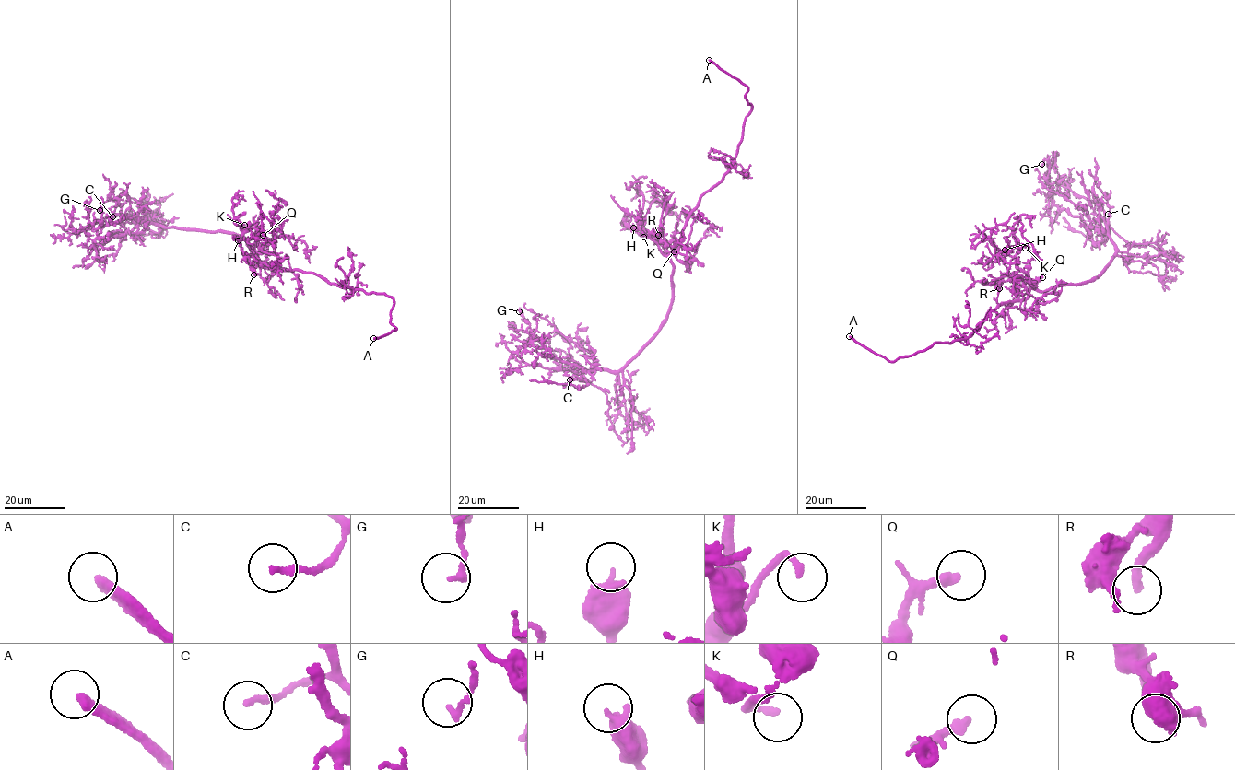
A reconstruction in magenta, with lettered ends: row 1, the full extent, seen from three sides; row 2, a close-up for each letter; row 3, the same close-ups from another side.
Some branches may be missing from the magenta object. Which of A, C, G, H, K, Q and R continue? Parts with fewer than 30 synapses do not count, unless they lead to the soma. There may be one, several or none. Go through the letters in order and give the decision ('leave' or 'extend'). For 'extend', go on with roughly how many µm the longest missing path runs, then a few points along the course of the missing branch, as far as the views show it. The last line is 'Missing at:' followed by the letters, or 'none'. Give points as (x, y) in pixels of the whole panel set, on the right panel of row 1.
A: extend; missing 40 µm
C: leave
G: leave
H: leave
K: extend; missing 15 µm; course (1025, 248), (1034, 244), (1037, 234), (1044, 226), (1053, 222)
Q: extend; missing 25 µm; course (1042, 277), (1039, 275), (1037, 282), (1034, 282), (1033, 277), (1049, 262)
R: extend; missing 20 µm; course (999, 288), (1002, 297), (993, 332)
Missing at: A, K, Q, R

